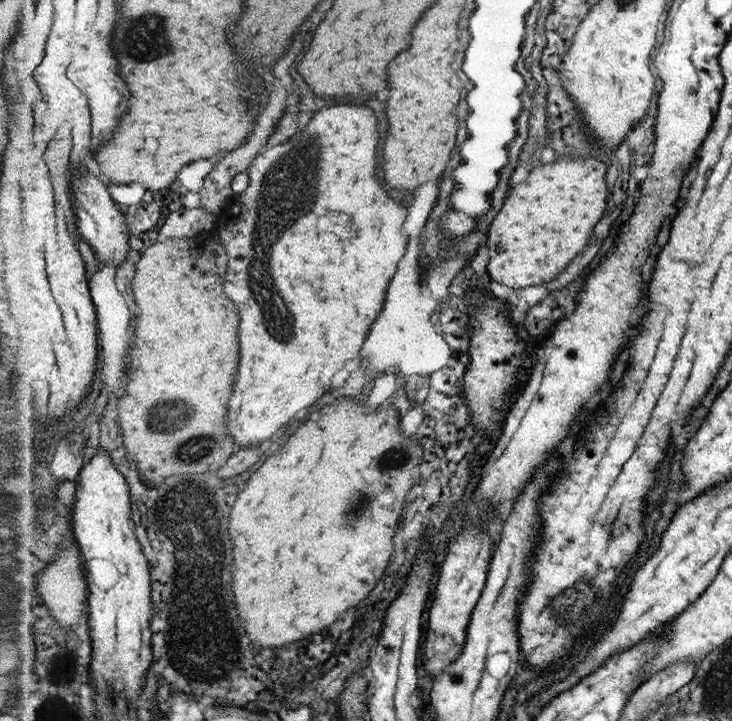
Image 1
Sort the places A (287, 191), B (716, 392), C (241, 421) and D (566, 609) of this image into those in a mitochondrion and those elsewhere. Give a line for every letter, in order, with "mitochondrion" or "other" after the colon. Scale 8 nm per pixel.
A: mitochondrion
B: other
C: other
D: mitochondrion

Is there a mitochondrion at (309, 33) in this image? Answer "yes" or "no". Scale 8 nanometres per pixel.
no

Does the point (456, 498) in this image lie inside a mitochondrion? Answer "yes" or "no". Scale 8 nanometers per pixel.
no

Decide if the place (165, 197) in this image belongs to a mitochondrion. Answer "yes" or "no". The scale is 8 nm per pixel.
no

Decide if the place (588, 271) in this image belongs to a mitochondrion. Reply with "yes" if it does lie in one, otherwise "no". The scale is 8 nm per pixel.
no

